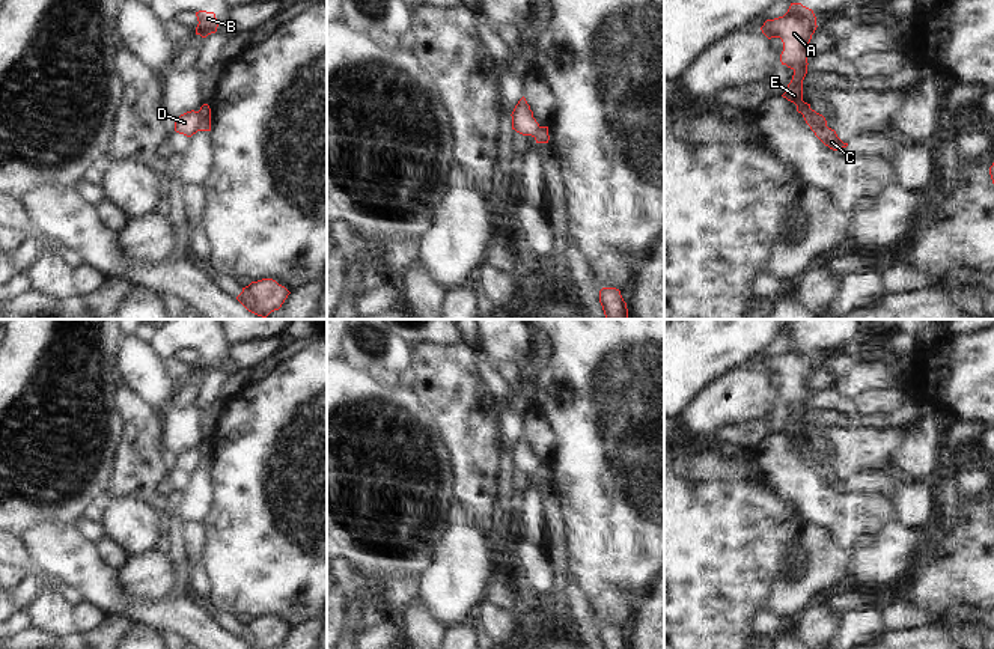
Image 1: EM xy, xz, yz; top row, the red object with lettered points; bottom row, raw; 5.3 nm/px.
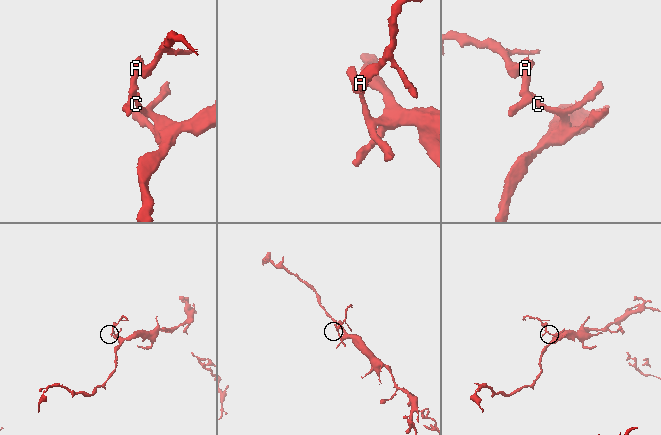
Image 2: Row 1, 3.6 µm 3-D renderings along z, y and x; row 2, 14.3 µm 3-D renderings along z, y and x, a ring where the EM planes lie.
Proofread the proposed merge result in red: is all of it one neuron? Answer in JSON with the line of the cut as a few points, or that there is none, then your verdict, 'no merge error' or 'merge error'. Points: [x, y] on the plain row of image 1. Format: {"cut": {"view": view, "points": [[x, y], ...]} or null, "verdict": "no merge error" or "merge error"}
{"cut": {"view": "xy", "points": [[199, 449], [199, 464], [196, 467]]}, "verdict": "merge error"}

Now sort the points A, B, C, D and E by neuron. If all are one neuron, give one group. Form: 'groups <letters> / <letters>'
groups A B D E / C

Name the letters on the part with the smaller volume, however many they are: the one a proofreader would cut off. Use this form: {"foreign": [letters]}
{"foreign": ["A", "B", "D", "E"]}

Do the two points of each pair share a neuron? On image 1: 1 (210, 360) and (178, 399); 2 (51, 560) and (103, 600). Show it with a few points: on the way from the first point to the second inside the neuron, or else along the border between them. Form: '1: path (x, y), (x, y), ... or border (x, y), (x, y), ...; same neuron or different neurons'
1: border (196, 371), (202, 375); different neurons
2: path (64, 560), (91, 588); same neuron

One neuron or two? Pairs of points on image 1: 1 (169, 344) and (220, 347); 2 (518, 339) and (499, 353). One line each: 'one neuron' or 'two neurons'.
1: one neuron
2: one neuron

